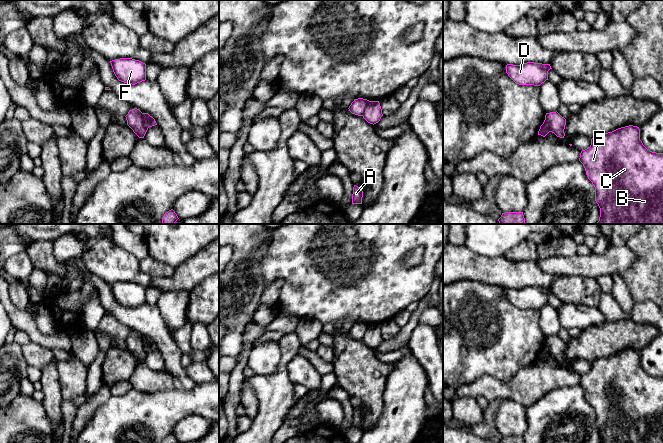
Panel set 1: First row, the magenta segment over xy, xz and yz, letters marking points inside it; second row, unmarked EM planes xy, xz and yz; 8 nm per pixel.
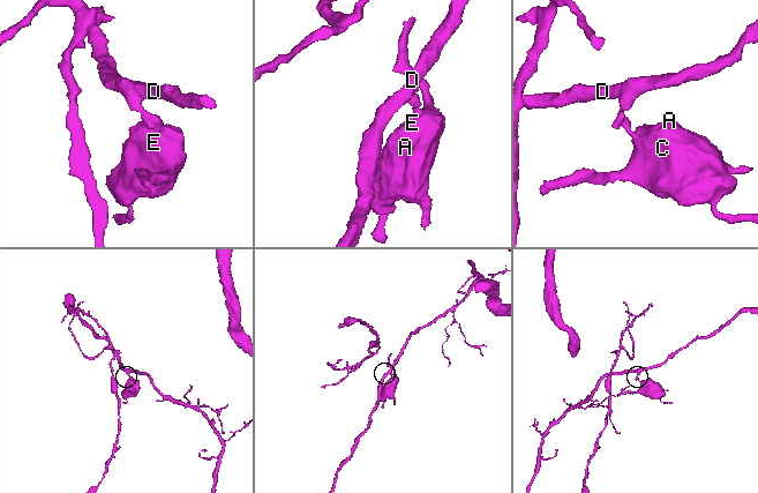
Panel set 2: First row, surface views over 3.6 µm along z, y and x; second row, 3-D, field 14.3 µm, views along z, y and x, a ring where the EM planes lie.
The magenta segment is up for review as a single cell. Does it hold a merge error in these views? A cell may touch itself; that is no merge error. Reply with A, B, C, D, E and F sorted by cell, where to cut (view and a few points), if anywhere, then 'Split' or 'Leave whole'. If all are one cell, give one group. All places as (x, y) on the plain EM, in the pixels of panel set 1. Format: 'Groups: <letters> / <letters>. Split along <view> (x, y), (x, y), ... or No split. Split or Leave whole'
Groups: A B C E / D F. Split along xy (141, 337), (144, 347), (148, 351). Split

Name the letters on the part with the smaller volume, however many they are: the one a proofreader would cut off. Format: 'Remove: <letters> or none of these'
Remove: A, B, C, E

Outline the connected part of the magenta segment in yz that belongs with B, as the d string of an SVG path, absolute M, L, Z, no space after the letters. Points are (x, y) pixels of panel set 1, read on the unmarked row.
M629 349L593 361L590 371L581 375L579 385L595 411L599 443L663 443L663 377L652 376L643 369L639 351Z

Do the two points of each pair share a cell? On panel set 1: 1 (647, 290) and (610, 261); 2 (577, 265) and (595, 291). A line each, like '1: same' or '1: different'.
1: different
2: different

